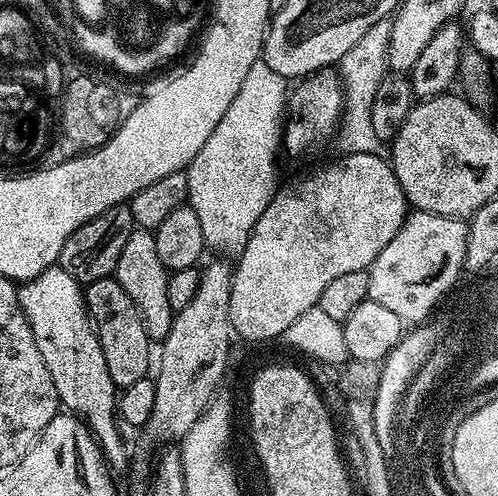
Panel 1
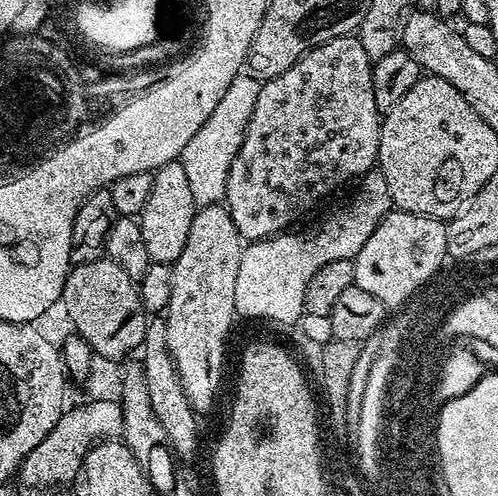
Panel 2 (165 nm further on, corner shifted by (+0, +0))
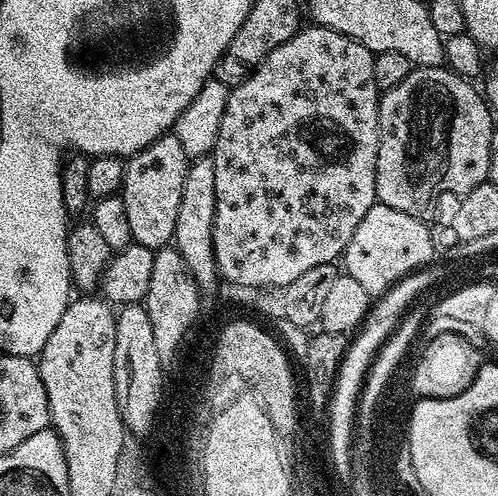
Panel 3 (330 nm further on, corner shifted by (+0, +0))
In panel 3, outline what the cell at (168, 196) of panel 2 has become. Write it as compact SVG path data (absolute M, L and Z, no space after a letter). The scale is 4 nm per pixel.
M175 134L159 136L141 152L127 157L124 165L124 186L122 195L126 202L126 219L130 221L133 241L153 250L159 250L173 243L178 222L178 205L182 202L182 185L190 158L182 150Z

